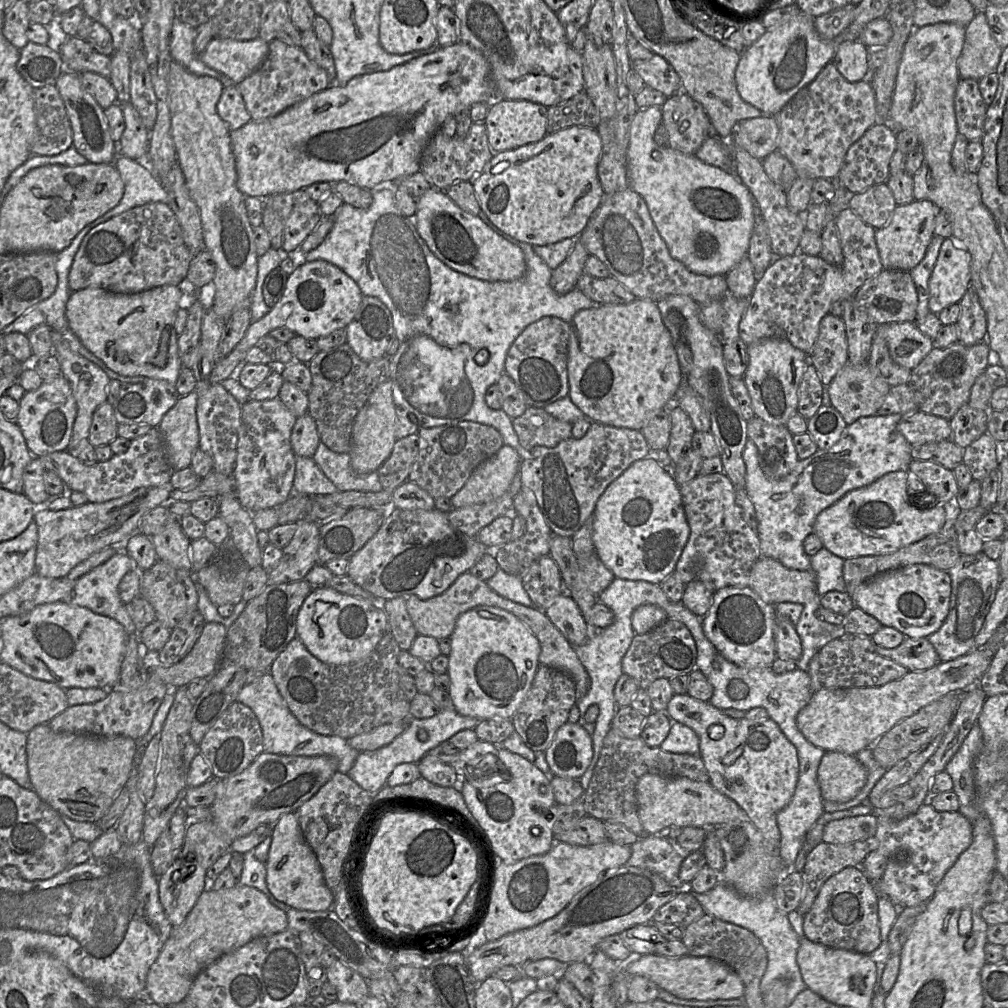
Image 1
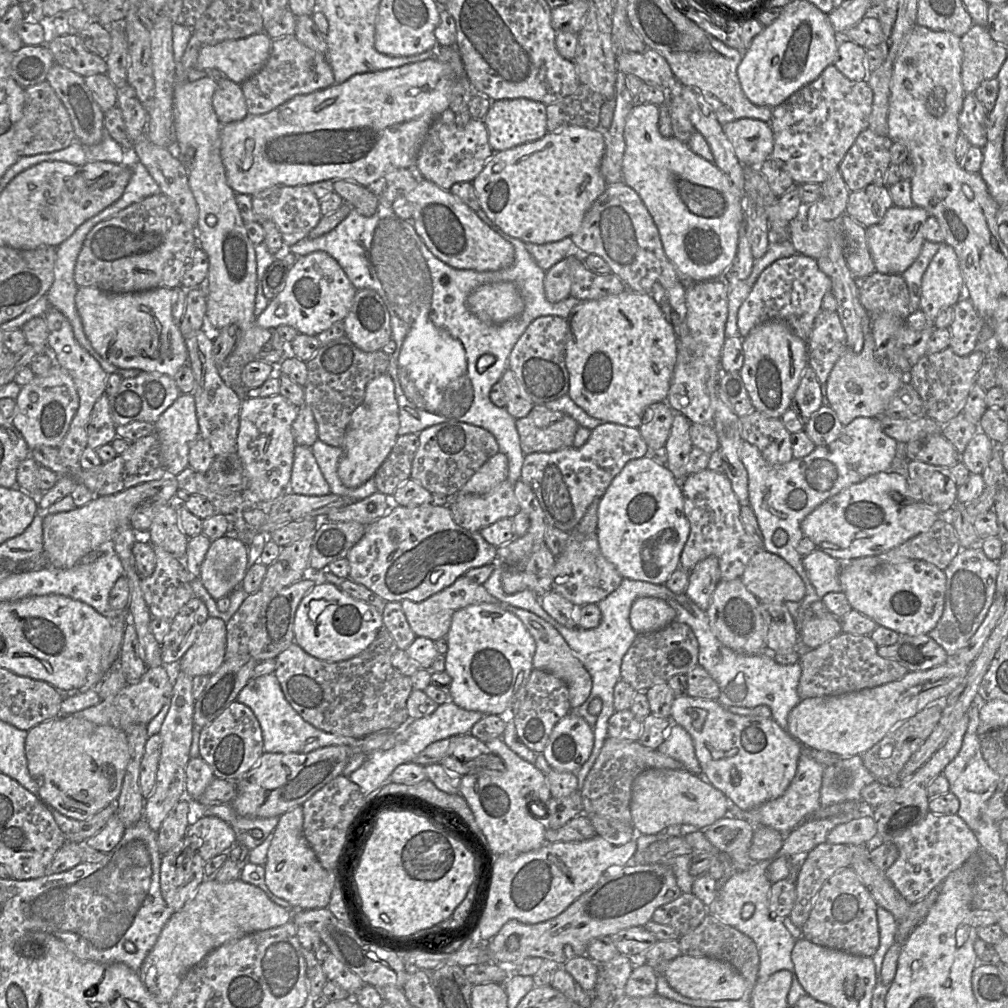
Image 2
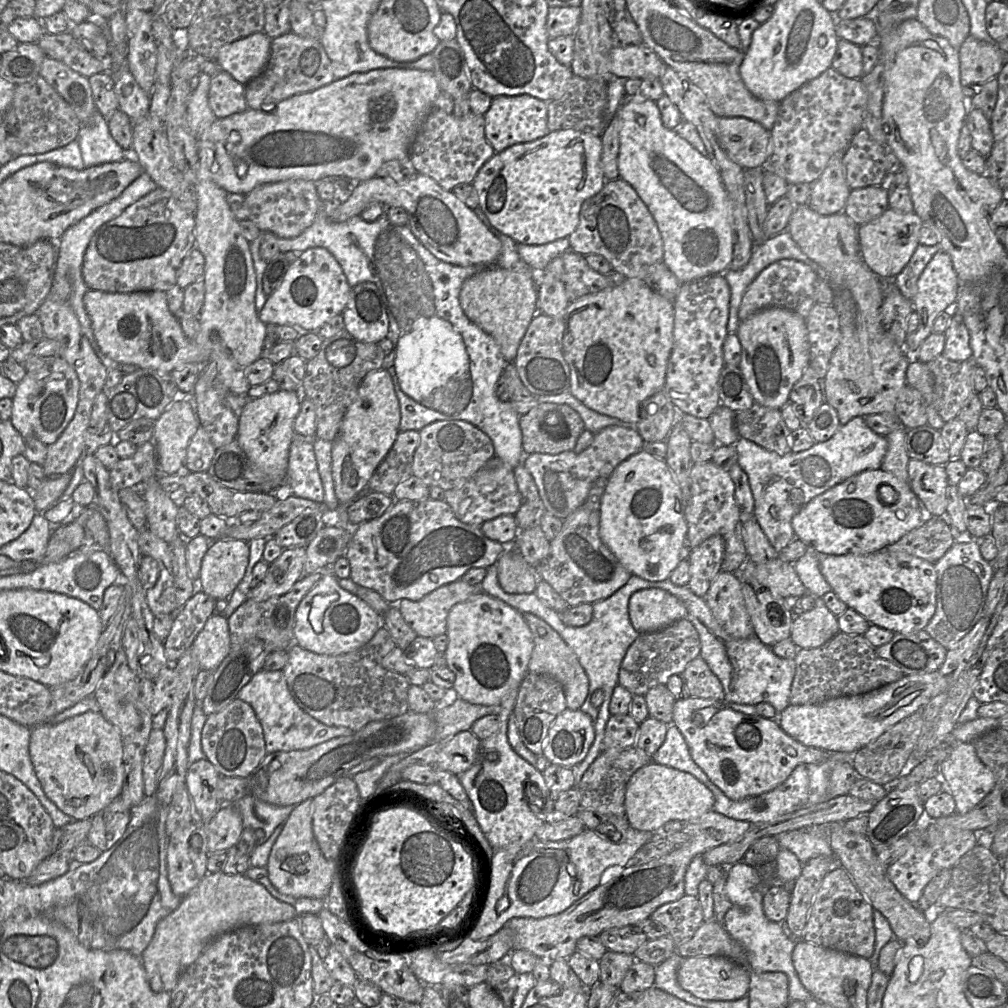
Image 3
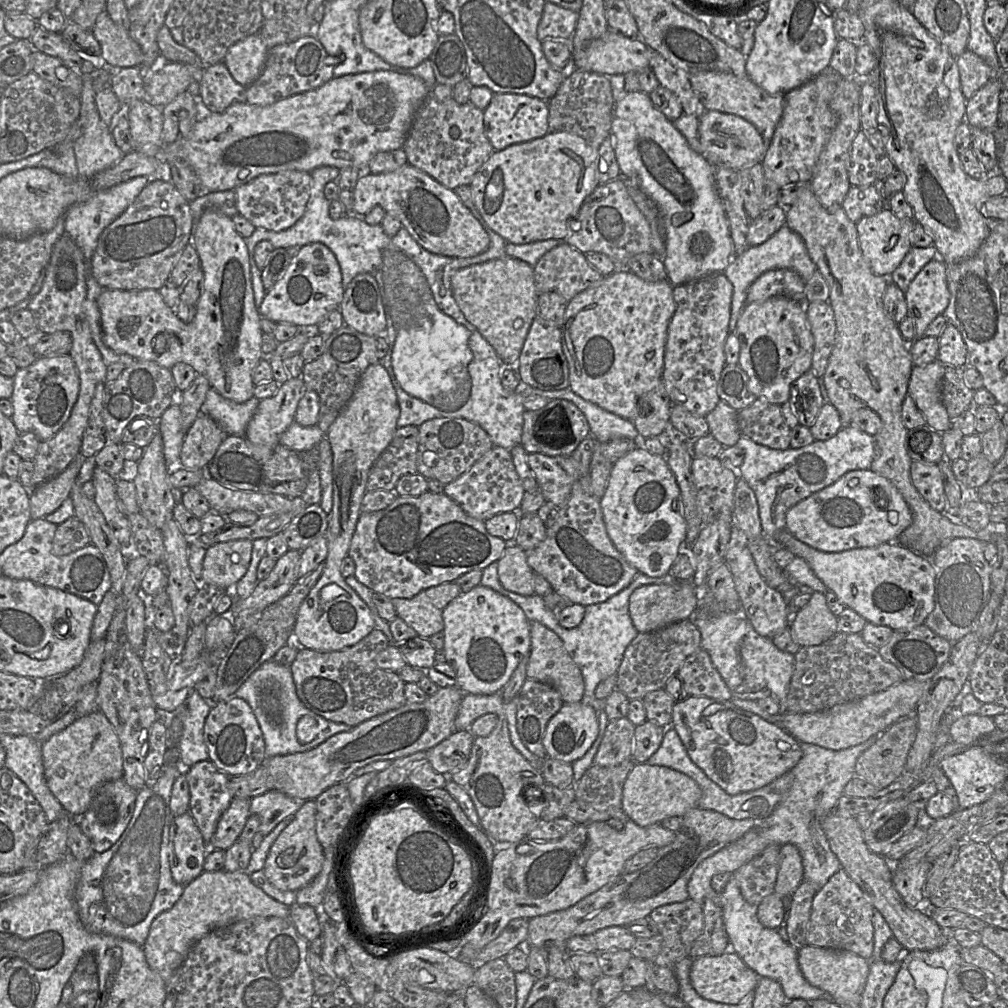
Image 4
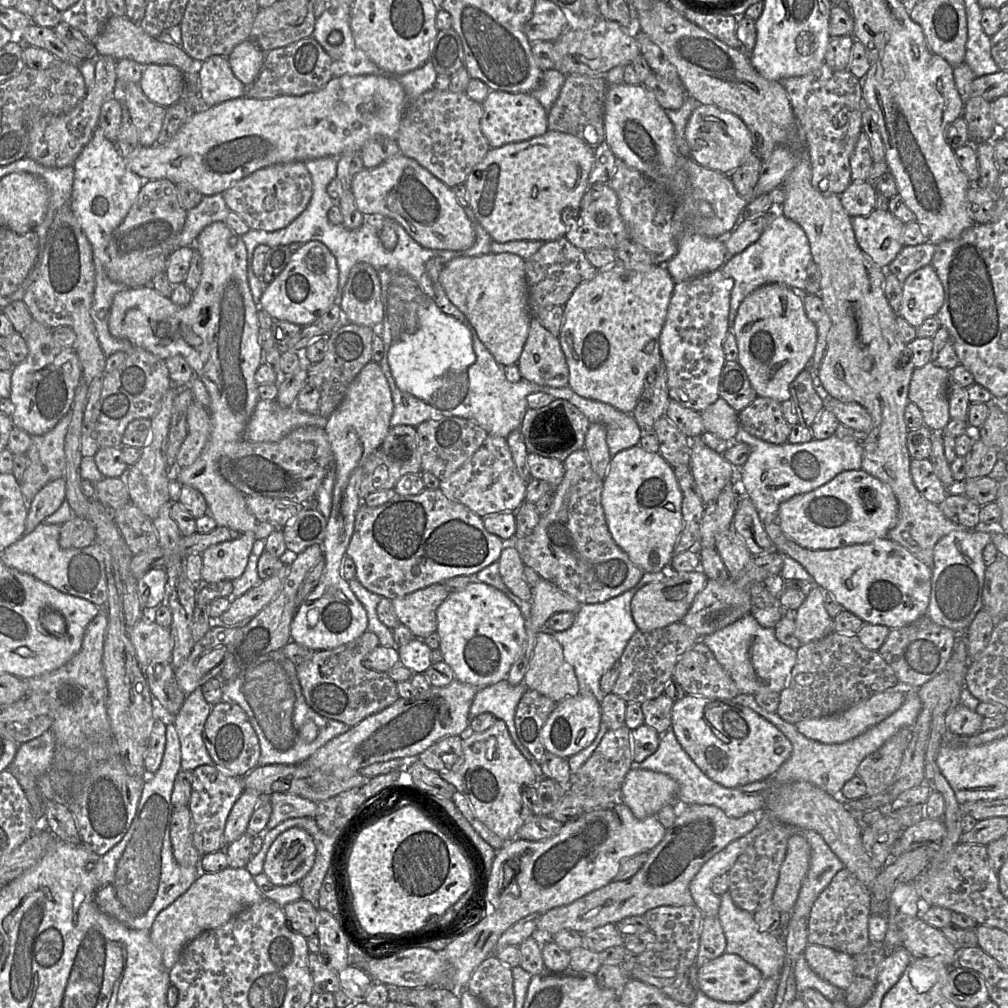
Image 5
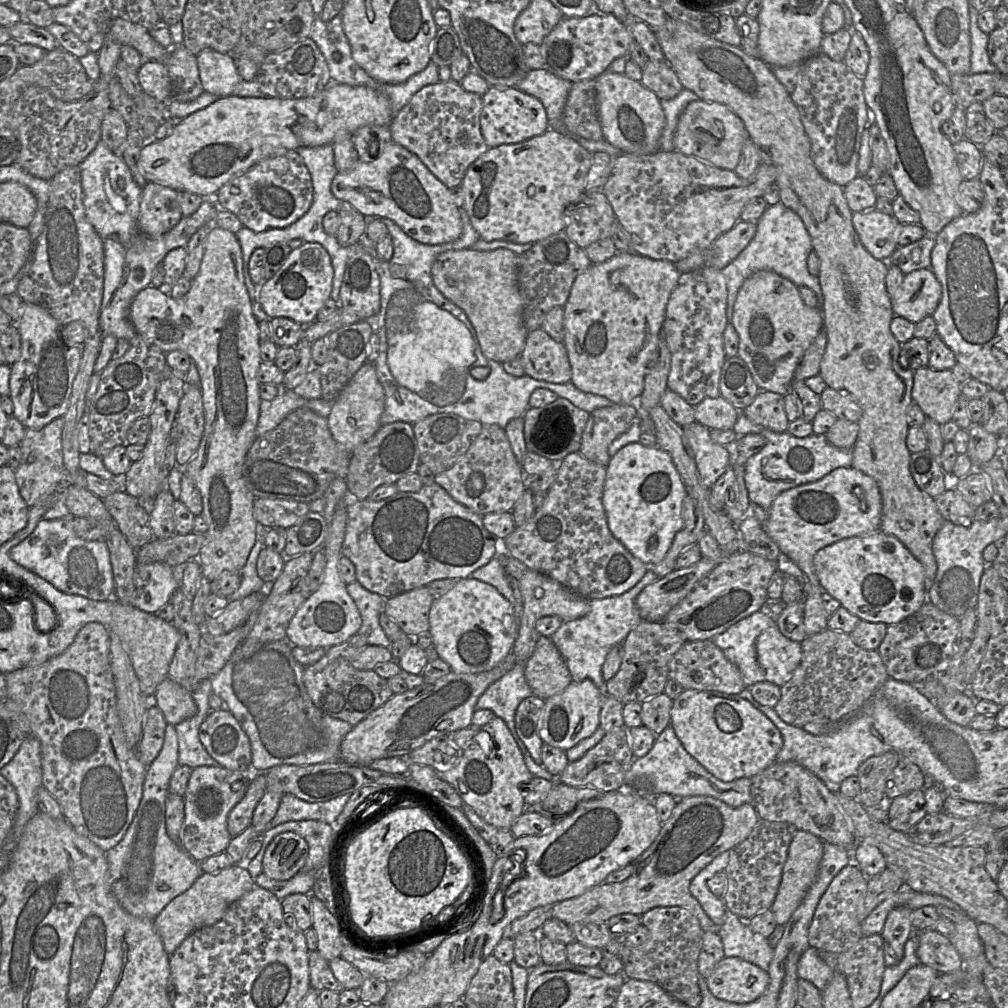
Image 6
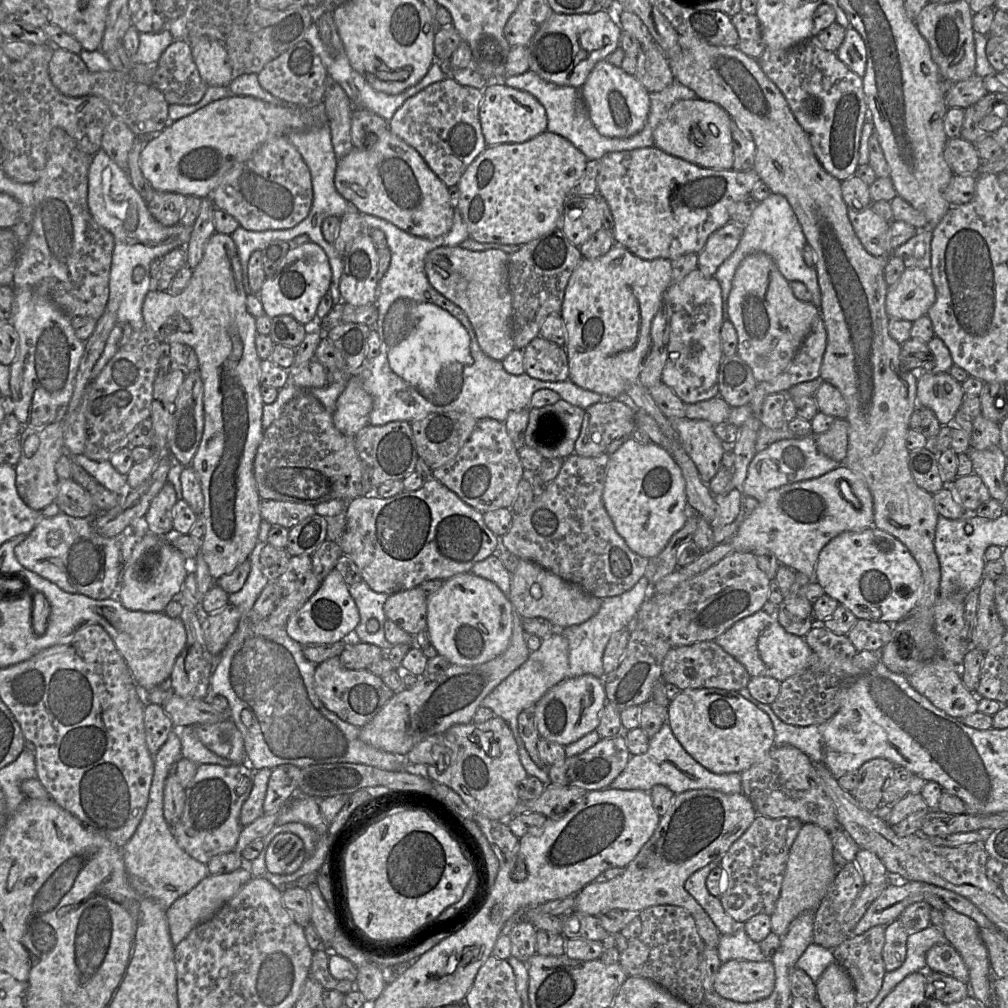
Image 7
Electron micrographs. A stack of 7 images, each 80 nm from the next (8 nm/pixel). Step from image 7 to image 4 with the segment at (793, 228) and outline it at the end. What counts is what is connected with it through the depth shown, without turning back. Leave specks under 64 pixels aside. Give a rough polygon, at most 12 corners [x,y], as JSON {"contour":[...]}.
{"contour":[[786,224],[734,255],[722,272],[733,286],[729,333],[748,289],[764,272],[817,270],[802,238]]}

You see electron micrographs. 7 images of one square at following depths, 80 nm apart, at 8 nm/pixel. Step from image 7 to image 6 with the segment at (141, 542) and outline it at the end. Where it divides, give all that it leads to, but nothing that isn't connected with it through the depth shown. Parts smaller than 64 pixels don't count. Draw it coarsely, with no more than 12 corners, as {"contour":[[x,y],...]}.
{"contour":[[137,563],[132,606],[156,614],[184,565]]}

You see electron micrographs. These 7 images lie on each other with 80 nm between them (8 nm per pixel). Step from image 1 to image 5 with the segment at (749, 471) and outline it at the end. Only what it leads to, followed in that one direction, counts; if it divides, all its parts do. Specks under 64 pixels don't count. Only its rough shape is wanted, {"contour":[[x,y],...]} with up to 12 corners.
{"contour":[[861,436],[751,449],[741,487],[762,524],[780,504],[860,470]]}

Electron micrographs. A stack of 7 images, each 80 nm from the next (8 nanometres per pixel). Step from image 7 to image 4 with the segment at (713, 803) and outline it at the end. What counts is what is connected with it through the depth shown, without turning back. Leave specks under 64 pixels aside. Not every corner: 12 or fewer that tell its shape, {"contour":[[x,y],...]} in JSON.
{"contour":[[712,810],[570,908],[529,919],[525,947],[627,927],[687,900],[698,865],[755,826]]}

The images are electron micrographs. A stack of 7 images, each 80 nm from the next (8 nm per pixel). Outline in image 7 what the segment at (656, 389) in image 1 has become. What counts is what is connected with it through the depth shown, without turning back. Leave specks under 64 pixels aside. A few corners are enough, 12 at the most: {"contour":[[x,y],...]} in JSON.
{"contour":[[583,258],[561,310],[569,379],[627,395],[671,260]]}

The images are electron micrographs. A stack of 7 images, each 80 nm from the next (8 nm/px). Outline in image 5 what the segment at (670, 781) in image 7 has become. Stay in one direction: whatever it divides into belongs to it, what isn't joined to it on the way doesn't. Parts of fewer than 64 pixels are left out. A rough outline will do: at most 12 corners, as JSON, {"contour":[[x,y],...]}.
{"contour":[[670,728],[634,767],[679,786],[681,805],[708,805],[730,818],[760,814],[773,779],[725,788],[708,778]]}

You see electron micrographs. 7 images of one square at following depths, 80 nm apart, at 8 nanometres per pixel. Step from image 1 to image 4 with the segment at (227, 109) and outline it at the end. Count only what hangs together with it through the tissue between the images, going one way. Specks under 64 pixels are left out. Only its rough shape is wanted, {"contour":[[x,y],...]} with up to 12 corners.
{"contour":[[222,61],[203,69],[198,100],[222,113],[246,102],[246,87]]}

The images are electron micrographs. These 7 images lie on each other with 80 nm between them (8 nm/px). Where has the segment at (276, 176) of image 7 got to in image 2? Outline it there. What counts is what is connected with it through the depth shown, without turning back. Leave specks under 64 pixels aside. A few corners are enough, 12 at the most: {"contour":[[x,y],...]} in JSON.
{"contour":[[310,185],[273,186],[252,196],[283,247],[306,238],[322,217]]}

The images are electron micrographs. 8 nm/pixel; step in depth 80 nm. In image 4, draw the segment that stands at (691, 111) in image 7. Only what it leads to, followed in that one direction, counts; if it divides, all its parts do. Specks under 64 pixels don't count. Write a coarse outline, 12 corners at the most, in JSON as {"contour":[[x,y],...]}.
{"contour":[[740,116],[699,117],[701,155],[714,167],[762,163],[766,145]]}

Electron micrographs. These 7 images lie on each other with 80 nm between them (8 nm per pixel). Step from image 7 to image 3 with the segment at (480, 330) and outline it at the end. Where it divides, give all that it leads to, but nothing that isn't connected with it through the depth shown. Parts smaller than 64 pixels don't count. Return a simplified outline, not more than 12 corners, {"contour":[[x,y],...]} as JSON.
{"contour":[[491,267],[467,278],[464,313],[508,363],[538,313],[536,274]]}

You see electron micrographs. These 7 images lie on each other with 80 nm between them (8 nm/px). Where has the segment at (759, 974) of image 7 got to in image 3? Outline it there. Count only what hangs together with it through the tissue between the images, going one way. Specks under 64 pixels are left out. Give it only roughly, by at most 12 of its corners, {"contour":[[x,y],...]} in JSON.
{"contour":[[722,956],[683,958],[679,985],[695,997],[748,996],[750,969]]}

